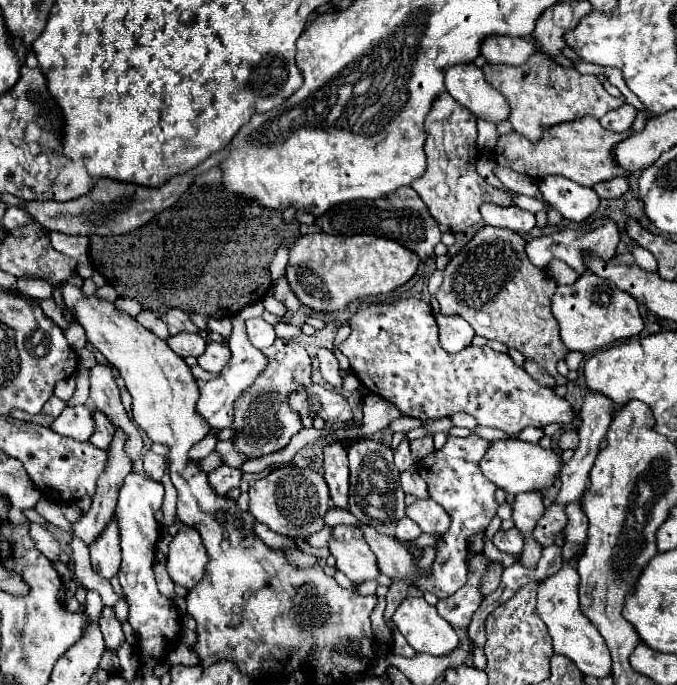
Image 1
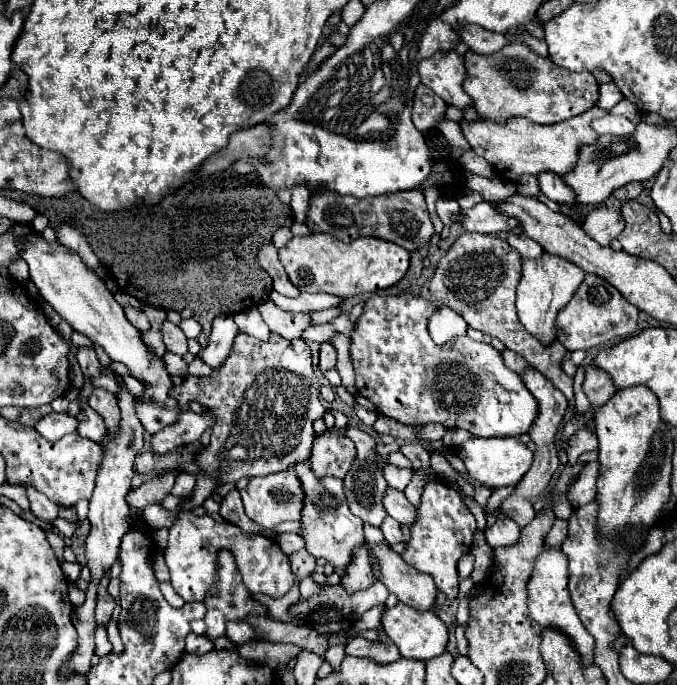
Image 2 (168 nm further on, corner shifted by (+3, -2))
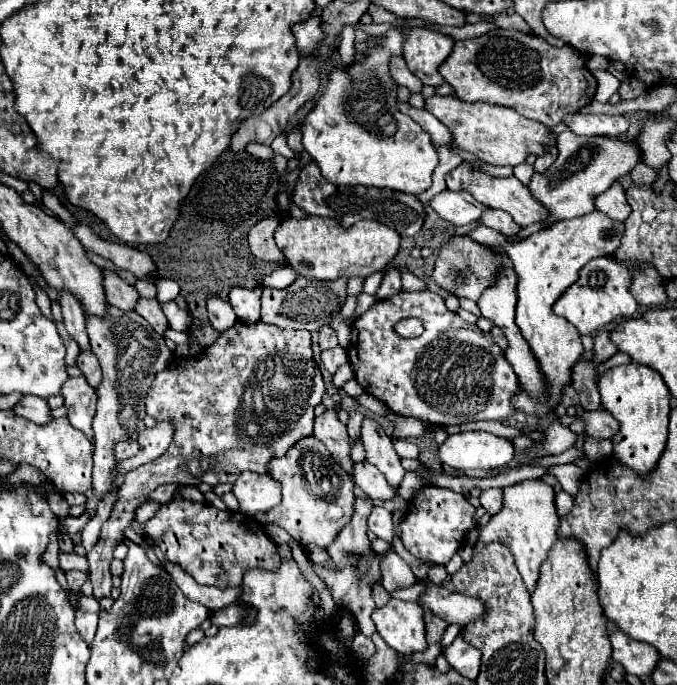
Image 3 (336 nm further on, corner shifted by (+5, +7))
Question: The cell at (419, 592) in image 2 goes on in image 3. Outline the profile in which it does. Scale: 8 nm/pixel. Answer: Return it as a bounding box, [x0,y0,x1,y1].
[419,580,485,626]

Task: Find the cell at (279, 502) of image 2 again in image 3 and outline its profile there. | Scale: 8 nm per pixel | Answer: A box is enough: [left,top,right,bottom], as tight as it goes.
[233,472,281,516]

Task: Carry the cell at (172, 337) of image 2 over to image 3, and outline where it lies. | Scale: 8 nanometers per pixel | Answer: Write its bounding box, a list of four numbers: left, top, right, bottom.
[137,298,169,336]

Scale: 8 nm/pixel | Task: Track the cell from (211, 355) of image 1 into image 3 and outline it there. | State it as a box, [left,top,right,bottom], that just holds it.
[207,296,237,332]

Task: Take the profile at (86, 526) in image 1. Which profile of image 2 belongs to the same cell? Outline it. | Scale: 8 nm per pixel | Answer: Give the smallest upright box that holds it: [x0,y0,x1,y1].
[87,387,119,431]

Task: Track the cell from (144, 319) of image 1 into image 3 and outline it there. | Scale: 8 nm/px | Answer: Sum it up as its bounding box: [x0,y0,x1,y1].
[105,272,139,310]

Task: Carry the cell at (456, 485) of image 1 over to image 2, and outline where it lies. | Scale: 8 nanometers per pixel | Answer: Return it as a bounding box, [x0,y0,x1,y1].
[401,479,477,599]

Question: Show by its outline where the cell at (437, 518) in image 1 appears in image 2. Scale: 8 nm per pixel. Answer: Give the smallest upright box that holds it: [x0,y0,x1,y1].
[383,487,417,525]

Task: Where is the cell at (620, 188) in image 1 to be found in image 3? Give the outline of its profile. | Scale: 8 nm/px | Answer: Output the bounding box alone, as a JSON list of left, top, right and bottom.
[631,164,655,186]

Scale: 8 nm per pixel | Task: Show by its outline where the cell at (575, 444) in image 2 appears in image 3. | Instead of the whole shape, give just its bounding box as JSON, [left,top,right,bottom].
[575,410,619,440]

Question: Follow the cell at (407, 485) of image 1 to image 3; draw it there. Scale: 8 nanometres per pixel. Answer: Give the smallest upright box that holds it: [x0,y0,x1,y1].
[361,418,405,486]

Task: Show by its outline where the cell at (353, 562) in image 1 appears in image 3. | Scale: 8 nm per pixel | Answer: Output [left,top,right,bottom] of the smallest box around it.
[255,436,355,548]

